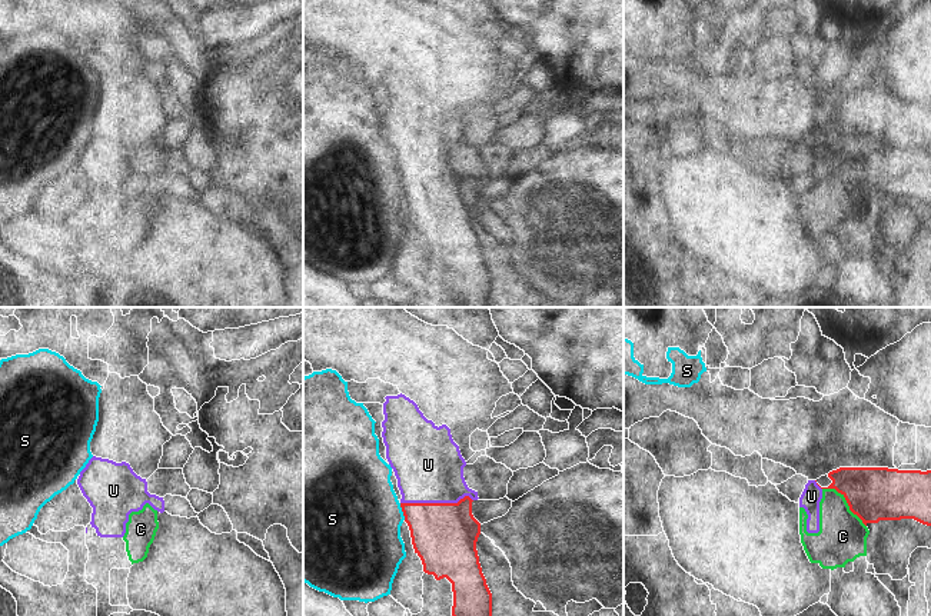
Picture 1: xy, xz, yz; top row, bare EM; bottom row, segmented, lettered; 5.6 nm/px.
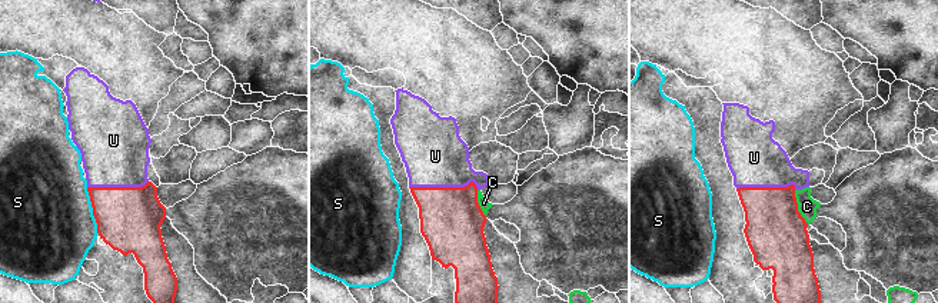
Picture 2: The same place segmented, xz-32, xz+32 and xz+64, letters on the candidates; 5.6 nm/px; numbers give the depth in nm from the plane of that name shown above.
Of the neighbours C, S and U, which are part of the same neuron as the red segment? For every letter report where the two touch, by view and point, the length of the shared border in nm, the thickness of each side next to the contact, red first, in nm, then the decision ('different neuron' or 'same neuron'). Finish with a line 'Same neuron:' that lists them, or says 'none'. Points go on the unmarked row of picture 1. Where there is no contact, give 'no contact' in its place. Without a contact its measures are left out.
C: meets red in yz at (847, 182); contact 340 nm long; 300 nm thick on the red side, 280 nm on the other; different neuron
S: meets red in xz at (404, 192); contact 100 nm long; 360 nm thick on the red side, 480 nm on the other; different neuron
U: meets red in xz at (436, 183); contact 400 nm long; 360 nm thick on the red side, 380 nm on the other; same neuron
Same neuron: U

